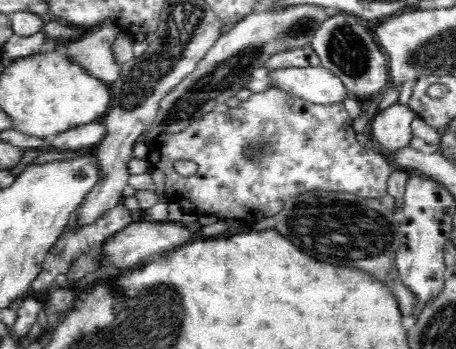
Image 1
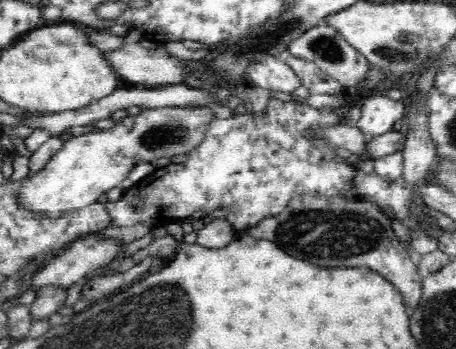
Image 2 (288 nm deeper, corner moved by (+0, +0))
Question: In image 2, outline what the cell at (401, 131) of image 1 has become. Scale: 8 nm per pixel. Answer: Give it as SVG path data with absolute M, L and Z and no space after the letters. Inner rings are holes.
M388 96L366 98L364 106L360 108L362 108L362 118L358 122L358 128L364 136L370 138L390 134L394 122L406 118L404 100L390 100Z

